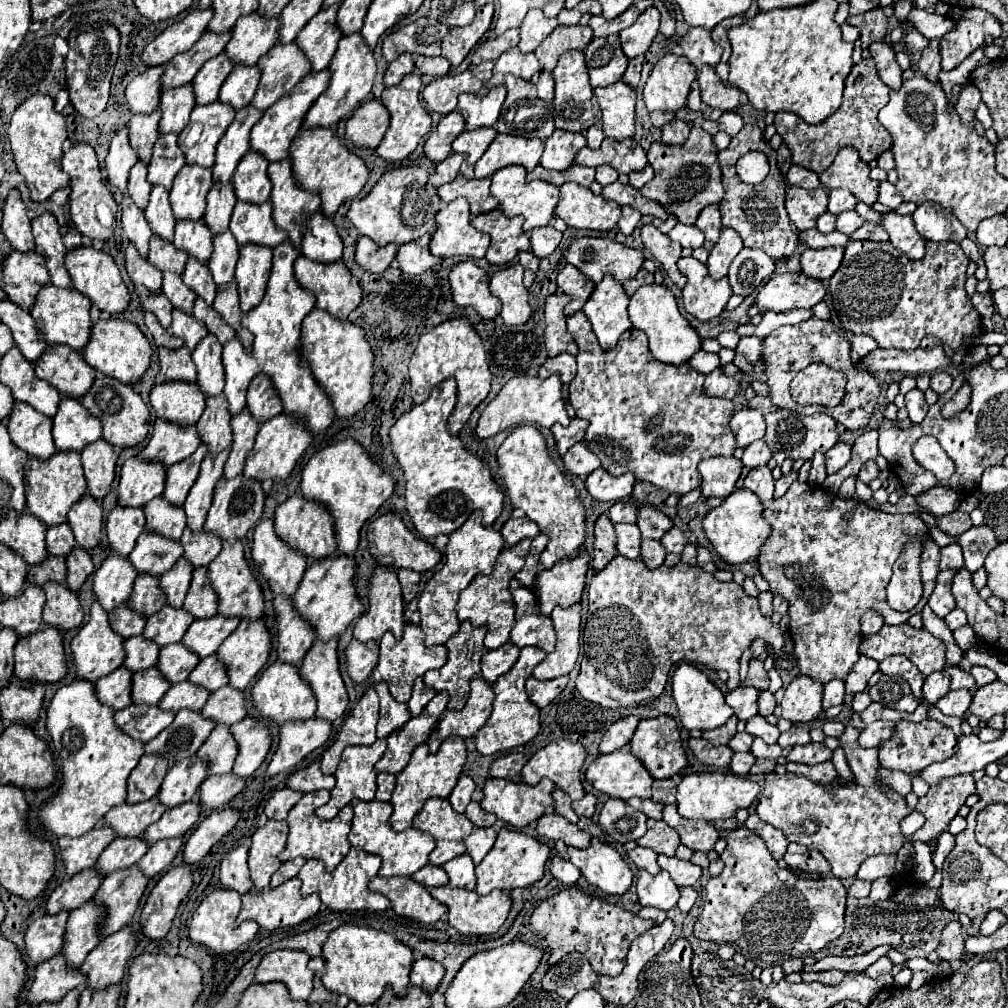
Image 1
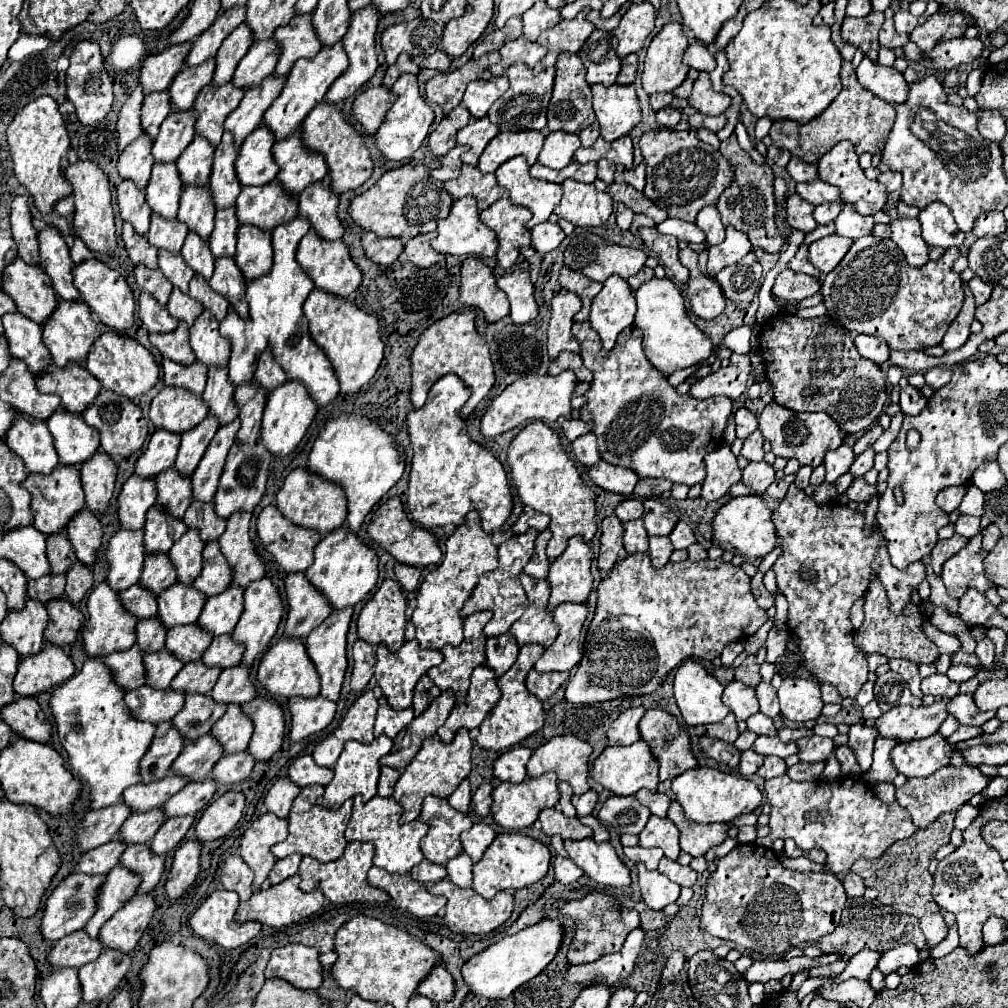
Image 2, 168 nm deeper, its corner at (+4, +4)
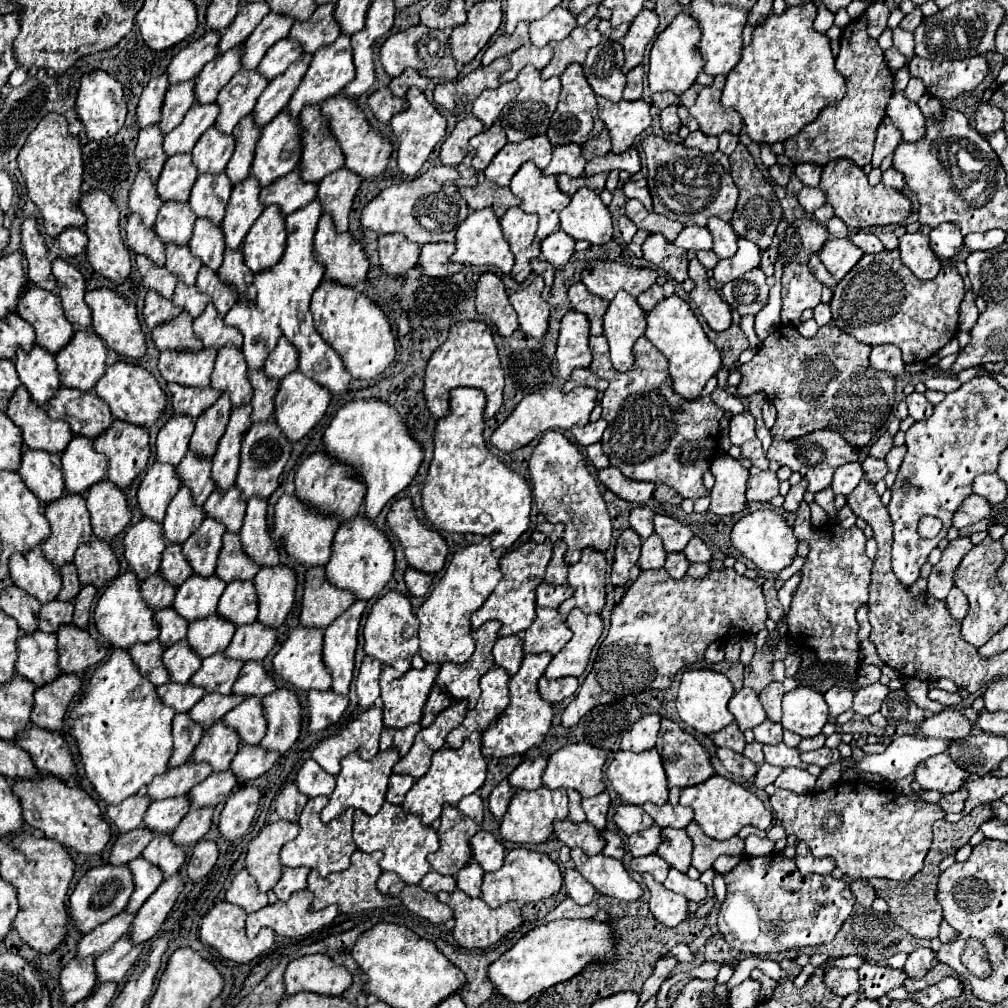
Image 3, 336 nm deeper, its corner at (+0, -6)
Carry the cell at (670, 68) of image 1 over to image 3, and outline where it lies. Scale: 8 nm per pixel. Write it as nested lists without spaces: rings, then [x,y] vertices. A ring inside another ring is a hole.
[[[680,12],[670,22],[670,26],[658,34],[658,38],[650,50],[650,68],[648,68],[648,86],[650,86],[652,94],[664,92],[664,90],[682,94],[696,82],[696,76],[704,66],[704,60],[698,50],[698,42],[700,42],[700,26],[686,12]]]

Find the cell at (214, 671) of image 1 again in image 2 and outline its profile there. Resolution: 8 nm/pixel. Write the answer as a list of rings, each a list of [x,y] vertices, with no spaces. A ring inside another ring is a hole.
[[[222,634],[212,640],[212,644],[208,646],[208,650],[202,656],[202,662],[206,666],[218,666],[218,668],[226,670],[226,668],[240,664],[242,652],[244,652],[242,644],[236,644],[230,638],[230,634]]]

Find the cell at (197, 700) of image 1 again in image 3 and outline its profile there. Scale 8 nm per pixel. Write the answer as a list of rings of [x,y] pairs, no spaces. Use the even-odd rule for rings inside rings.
[[[222,652],[212,654],[204,658],[200,670],[190,678],[190,684],[206,688],[206,692],[230,694],[242,666],[244,666],[242,660],[226,658]]]

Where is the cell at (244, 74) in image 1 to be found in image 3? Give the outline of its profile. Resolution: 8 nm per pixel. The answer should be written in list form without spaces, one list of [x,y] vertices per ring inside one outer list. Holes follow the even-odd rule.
[[[284,38],[284,40],[278,40],[262,58],[260,66],[258,66],[258,72],[262,76],[266,76],[268,80],[276,78],[278,74],[282,74],[292,62],[296,62],[302,54],[302,48],[300,44],[296,44],[296,40],[292,38]]]

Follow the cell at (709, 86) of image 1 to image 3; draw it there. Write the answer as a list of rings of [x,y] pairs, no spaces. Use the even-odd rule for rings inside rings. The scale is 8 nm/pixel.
[[[714,86],[702,88],[696,104],[690,108],[690,114],[698,120],[700,130],[708,136],[720,136],[722,132],[738,136],[742,130],[740,114],[732,112],[732,108],[724,108],[720,104],[720,94],[722,92]]]

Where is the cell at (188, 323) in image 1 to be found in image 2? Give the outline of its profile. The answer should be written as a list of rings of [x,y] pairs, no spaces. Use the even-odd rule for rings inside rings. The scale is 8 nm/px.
[[[178,288],[172,290],[170,294],[170,302],[168,302],[168,312],[176,318],[186,322],[188,326],[192,326],[196,322],[196,318],[202,314],[204,308],[200,308],[200,302],[192,300],[188,294],[182,294]]]

